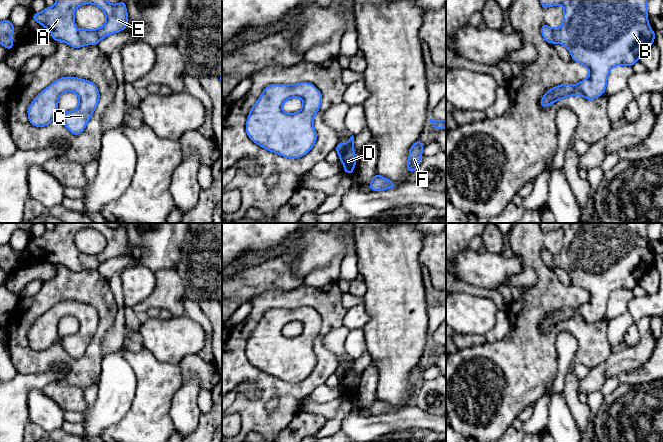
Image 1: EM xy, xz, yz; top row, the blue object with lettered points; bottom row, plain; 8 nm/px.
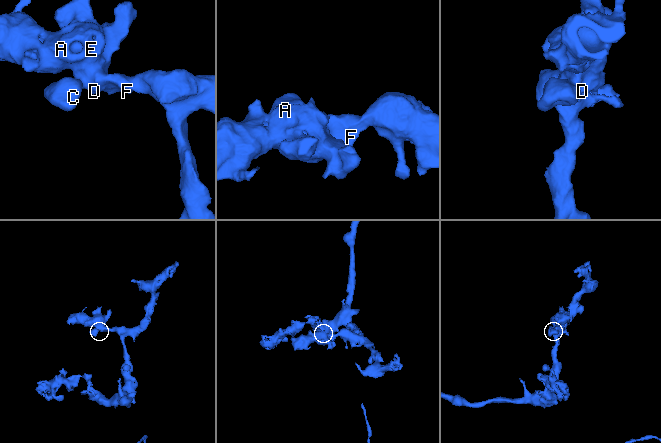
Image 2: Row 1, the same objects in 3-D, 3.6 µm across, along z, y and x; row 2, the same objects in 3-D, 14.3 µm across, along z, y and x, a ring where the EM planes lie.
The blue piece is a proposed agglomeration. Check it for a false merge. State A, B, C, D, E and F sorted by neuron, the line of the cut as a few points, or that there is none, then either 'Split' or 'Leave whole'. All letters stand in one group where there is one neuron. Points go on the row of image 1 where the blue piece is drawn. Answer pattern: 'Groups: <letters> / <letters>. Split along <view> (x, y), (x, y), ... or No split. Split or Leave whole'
Groups: A B C D E F. No split. Leave whole

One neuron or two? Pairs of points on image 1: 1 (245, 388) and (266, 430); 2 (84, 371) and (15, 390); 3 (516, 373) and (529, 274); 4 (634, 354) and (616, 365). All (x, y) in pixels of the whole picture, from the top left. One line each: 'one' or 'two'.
1: two
2: two
3: two
4: one

